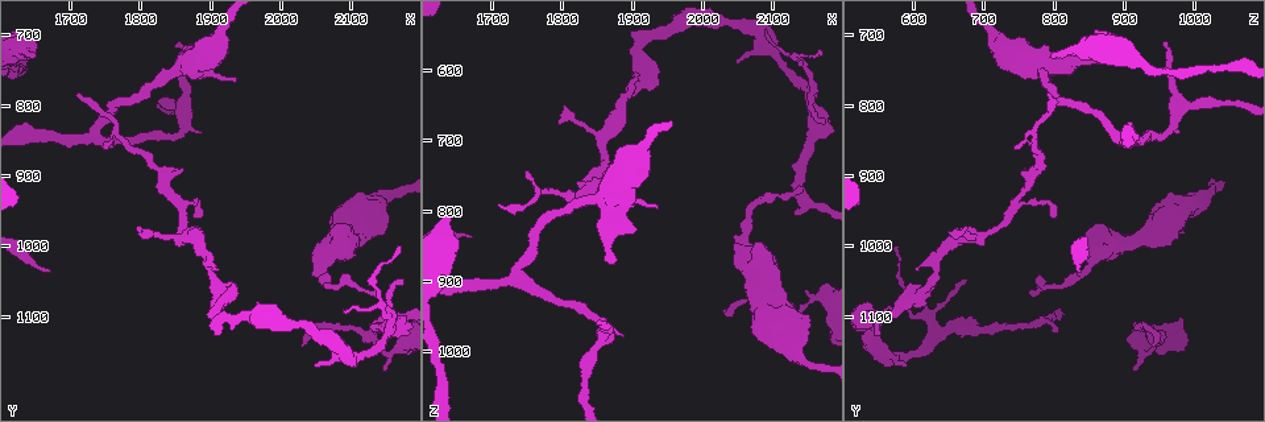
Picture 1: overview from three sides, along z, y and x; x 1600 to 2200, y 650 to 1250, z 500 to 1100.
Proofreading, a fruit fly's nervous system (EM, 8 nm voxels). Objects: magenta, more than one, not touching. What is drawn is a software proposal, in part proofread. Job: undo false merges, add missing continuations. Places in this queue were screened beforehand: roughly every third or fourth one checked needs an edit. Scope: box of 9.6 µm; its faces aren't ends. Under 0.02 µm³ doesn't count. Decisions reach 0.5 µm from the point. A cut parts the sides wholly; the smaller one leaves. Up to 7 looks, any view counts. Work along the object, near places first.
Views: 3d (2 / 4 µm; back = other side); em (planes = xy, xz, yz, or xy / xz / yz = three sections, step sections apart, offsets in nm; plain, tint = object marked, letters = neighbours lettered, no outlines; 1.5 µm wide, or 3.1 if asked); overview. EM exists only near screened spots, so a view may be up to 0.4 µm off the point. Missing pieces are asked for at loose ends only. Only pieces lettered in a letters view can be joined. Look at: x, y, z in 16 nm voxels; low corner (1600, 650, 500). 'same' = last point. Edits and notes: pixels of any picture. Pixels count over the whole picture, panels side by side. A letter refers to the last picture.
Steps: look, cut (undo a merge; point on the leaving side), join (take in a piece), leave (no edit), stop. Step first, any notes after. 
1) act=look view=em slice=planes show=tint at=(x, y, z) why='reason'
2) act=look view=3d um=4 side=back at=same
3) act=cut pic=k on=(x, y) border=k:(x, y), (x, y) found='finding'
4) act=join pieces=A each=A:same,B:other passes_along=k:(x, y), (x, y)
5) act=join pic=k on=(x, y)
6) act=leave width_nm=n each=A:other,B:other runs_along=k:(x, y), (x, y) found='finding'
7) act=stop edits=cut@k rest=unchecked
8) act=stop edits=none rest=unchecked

act=look view=em slice=planes show=letters at=(1645, 725, 800) why='an open end'

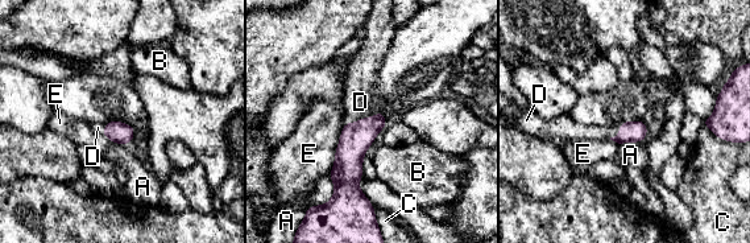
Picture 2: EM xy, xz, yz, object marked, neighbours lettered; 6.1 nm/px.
act=join pic=2 on=(360, 102) each=A:other,B:other,C:other,D:same,E:other passes_along=2:(356, 138), (363, 118), (360, 102) found='the cell continues'

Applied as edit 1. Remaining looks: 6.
act=look view=em slice=planes show=letters at=(1855, 805, 980) why='a fork'

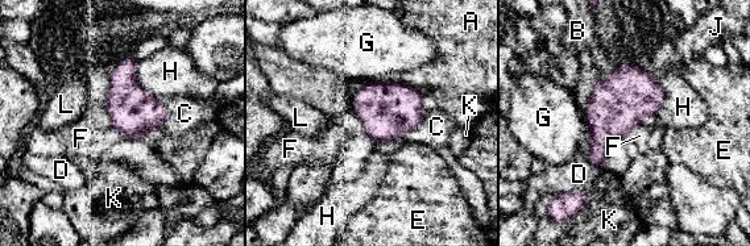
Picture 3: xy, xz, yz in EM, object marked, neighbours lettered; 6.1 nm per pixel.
act=leave width_nm=280 each=A:other,B:other,C:other,D:other,E:other,F:other,G:other,H:other,J:other,K:other,L:other border=3:(639, 124), (626, 133) found='one cell here'

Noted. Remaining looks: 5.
act=look view=3d um=2 at=(1795, 970, 675) why='tapers out'

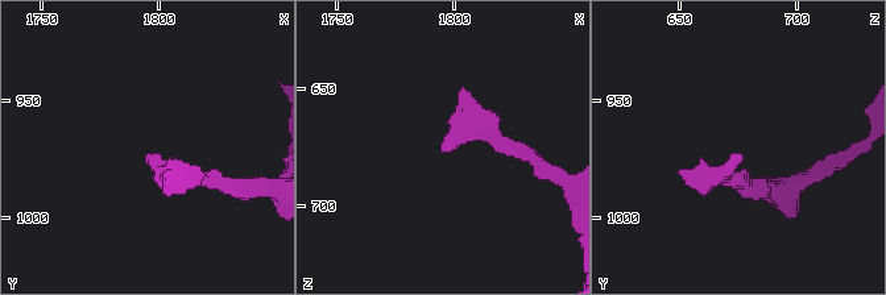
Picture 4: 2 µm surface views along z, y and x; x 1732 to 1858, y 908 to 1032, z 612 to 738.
act=look view=em slice=planes show=letters at=(1797, 973, 675) why='shape alone is not enough'

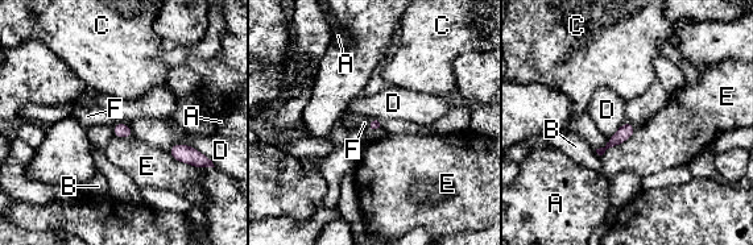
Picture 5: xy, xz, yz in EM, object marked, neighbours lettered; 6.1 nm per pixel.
act=leave each=A:other,B:other,C:other,D:other,E:other,F:other border=5:(118, 123), (112, 127) found='no lettered piece goes on from it'

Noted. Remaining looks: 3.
act=stop edits=join@2 rest=unchecked

